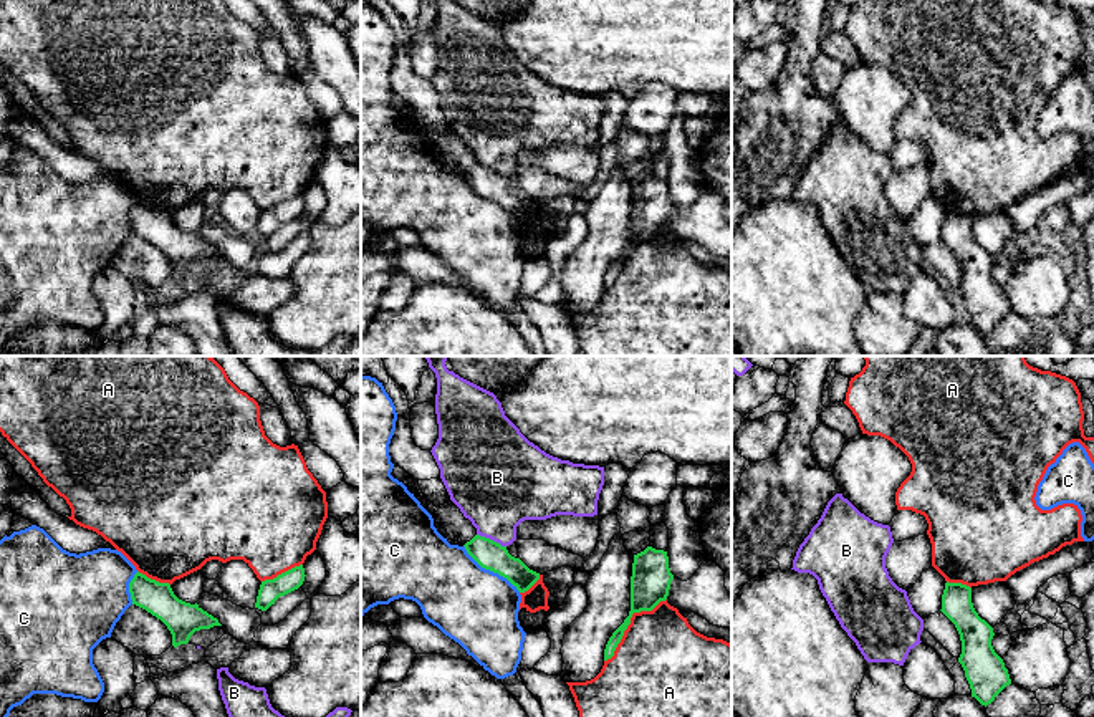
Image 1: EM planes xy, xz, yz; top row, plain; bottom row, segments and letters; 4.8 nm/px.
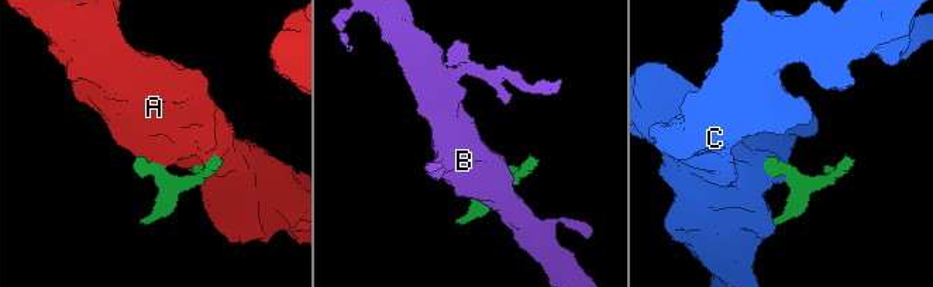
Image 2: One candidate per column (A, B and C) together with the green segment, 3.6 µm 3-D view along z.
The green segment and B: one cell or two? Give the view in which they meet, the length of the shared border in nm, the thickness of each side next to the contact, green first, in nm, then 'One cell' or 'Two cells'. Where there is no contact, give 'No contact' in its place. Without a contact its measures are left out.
Touches green in xz. Shared border 160 nm. Thickness 140 nm (green) against 400 nm. Two cells

